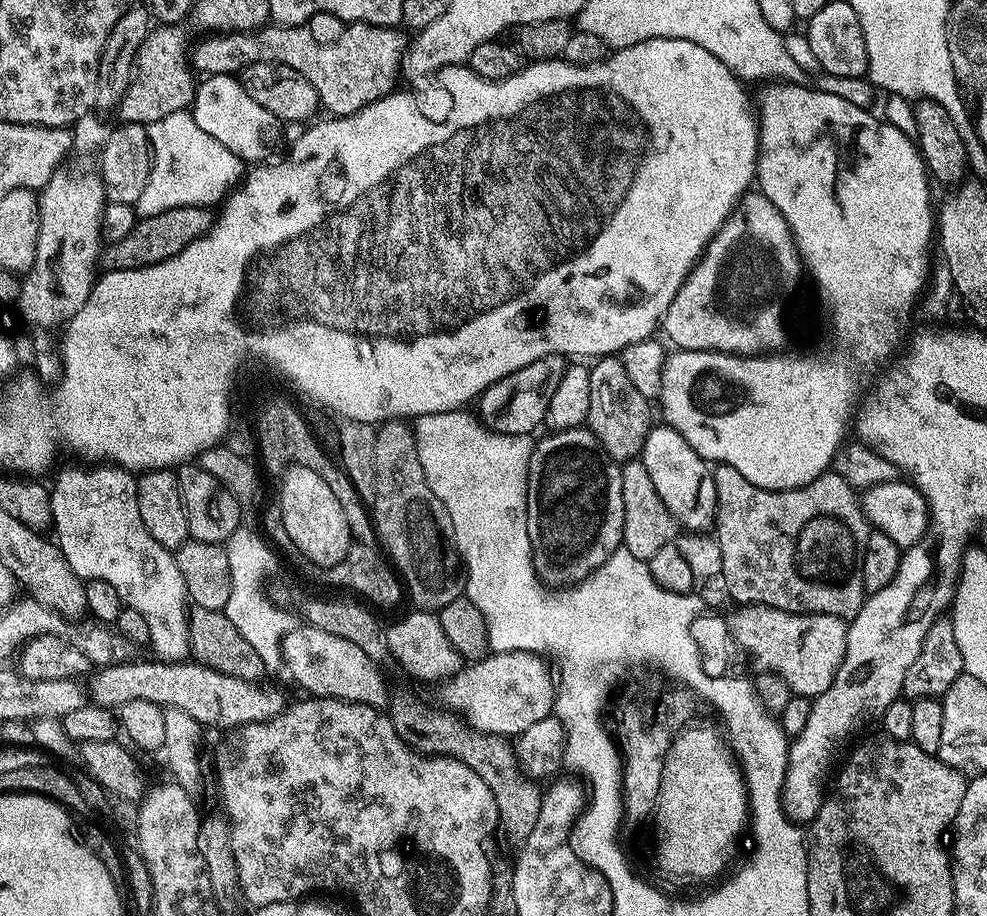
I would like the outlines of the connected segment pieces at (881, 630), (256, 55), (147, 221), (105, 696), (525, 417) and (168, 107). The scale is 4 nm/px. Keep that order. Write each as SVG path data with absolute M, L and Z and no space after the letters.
M908 550L902 560L907 567L901 571L898 582L873 592L865 599L857 616L848 624L848 642L842 666L830 690L812 700L810 719L802 734L788 745L788 773L784 779L784 806L797 822L816 819L820 804L826 798L820 793L820 783L836 756L836 751L847 742L863 724L879 718L890 702L901 699L906 670L918 658L926 630L930 630L932 613L932 584L928 576L920 572L928 556L921 550Z
M269 22L250 32L221 32L219 34L208 34L205 40L200 40L192 48L191 67L197 73L204 76L231 76L244 71L249 64L284 64L287 68L294 69L302 74L314 86L320 103L325 113L333 117L349 116L375 100L381 100L383 96L389 95L395 87L394 80L401 73L402 61L406 51L406 40L396 33L395 27L380 28L377 24L353 24L333 44L319 44L312 37L311 27L293 26L291 24L277 24Z
M199 204L198 206L178 206L170 210L162 210L157 216L146 216L137 219L134 230L126 234L118 242L114 242L107 249L106 256L112 259L111 267L115 270L138 270L146 266L154 266L158 262L166 262L174 258L174 254L182 254L190 242L202 238L212 229L214 212L211 207Z
M151 659L138 664L117 662L97 667L91 673L91 676L93 675L92 688L90 684L91 703L100 708L116 710L126 702L145 700L159 704L163 709L177 708L185 711L201 726L217 724L218 727L224 728L223 730L265 723L273 720L286 708L284 696L276 688L259 688L259 683L222 674L204 664Z
M547 356L530 362L530 366L522 366L522 370L514 370L514 374L494 382L478 397L479 422L487 431L498 434L527 436L535 433L535 428L544 424L544 415L550 406L550 398L558 388L565 367L565 357Z
M168 26L159 30L161 32L153 31L144 39L134 58L130 86L126 86L126 92L122 94L120 103L114 109L115 115L120 115L120 124L147 126L162 122L162 118L167 118L175 112L183 112L191 105L194 95L193 73L186 64L182 64L182 56L176 52L176 36L172 33L175 31Z

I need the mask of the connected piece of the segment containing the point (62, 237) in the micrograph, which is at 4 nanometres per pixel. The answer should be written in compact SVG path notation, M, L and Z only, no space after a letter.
M65 163L52 173L46 186L39 189L40 225L38 226L38 242L36 243L36 261L34 266L23 277L20 289L18 309L32 324L48 326L63 325L72 320L82 306L86 306L86 298L90 298L90 290L98 279L96 263L102 260L102 237L100 227L104 225L104 181L95 167L87 168L84 164Z

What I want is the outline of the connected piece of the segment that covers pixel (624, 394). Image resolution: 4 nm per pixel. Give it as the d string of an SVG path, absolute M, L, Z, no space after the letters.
M619 355L602 356L596 365L588 368L590 374L590 410L586 427L598 438L598 442L617 462L627 462L639 457L644 449L646 434L654 427L652 420L653 405L634 387L622 366Z

